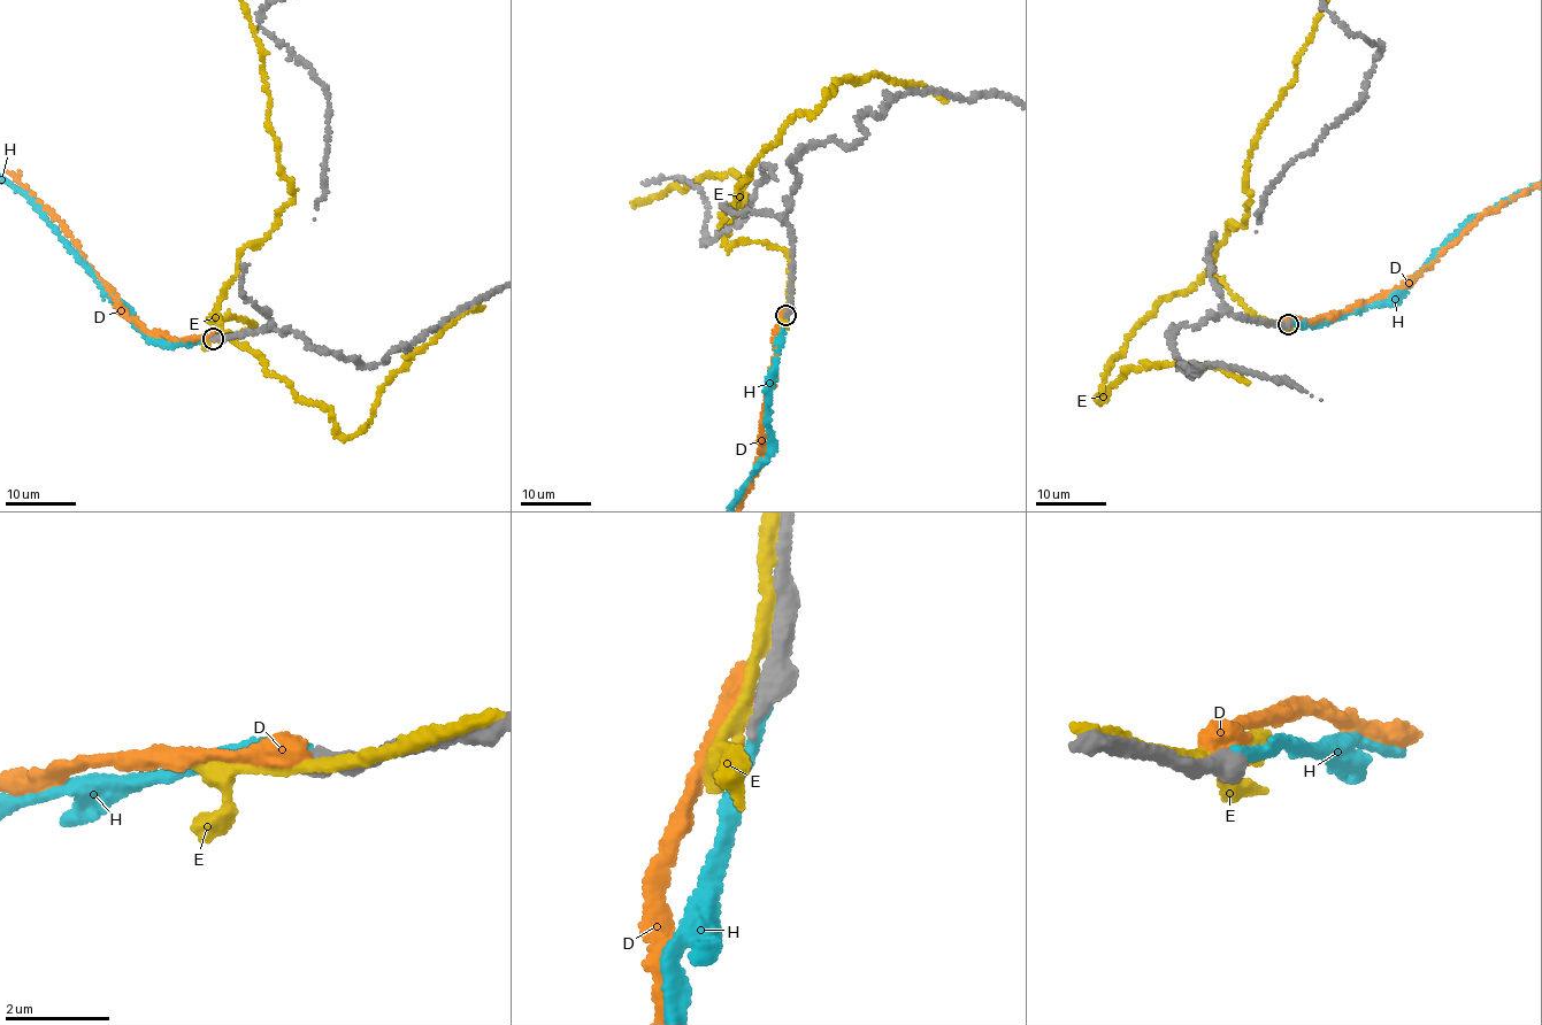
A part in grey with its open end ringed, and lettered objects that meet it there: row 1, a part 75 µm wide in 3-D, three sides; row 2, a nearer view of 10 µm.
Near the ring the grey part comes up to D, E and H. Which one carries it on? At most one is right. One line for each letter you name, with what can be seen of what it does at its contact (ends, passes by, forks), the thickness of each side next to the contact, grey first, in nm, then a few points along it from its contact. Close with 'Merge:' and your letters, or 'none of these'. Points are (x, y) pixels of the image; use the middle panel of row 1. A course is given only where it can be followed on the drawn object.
Merge: none of these

